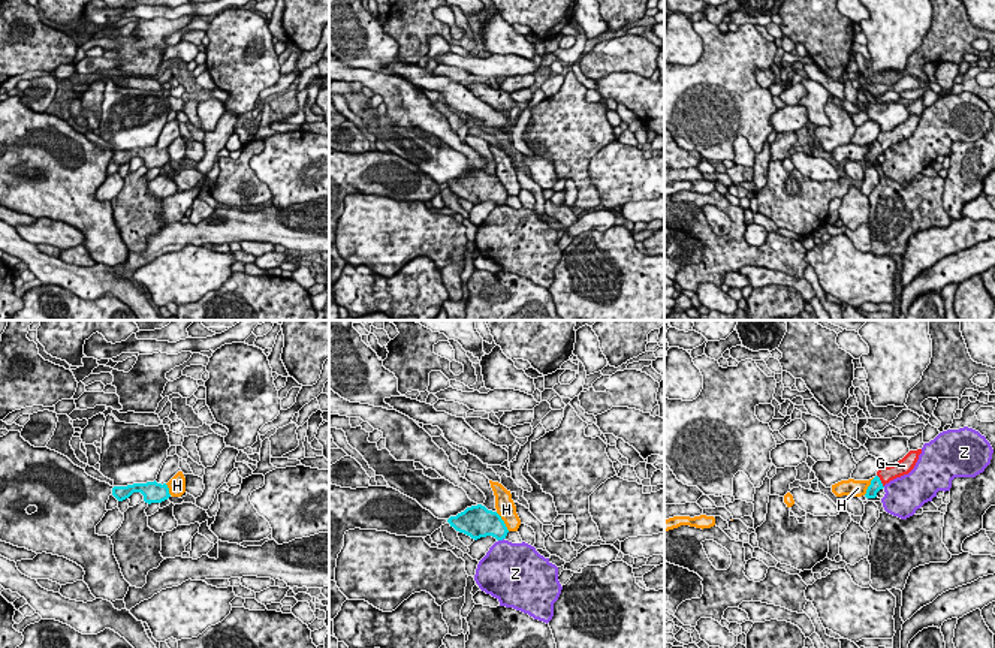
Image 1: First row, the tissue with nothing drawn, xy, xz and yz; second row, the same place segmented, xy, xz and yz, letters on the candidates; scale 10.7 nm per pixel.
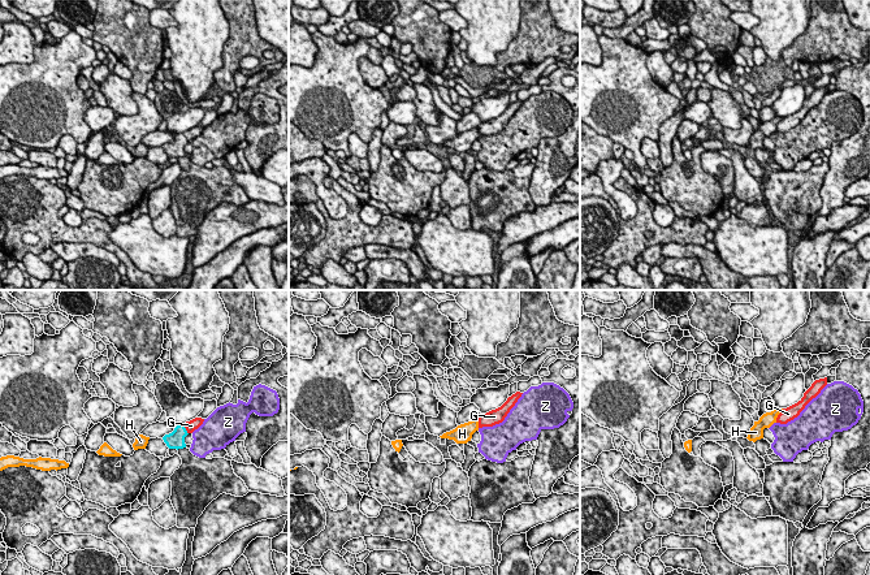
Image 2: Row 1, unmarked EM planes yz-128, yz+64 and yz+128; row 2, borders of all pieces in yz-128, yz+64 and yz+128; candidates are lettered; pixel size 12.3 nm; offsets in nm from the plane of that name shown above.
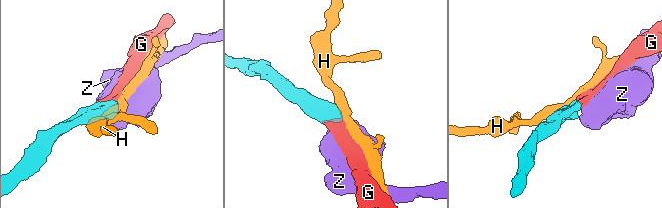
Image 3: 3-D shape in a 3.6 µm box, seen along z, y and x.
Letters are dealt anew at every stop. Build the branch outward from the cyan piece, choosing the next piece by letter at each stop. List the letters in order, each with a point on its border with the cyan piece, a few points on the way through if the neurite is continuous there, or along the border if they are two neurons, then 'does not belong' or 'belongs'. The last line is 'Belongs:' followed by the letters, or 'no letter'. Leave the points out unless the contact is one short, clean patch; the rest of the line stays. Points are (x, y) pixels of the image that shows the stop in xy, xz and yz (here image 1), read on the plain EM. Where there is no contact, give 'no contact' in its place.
G: contact yz (880, 145); way yz (876, 150), (880, 145), (898, 133); belongs
H: contact xz (503, 186); border xz (496, 177), (509, 195); does not belong
Z: contact xz (500, 204); border xz (503, 202), (498, 205); does not belong
Belongs: G

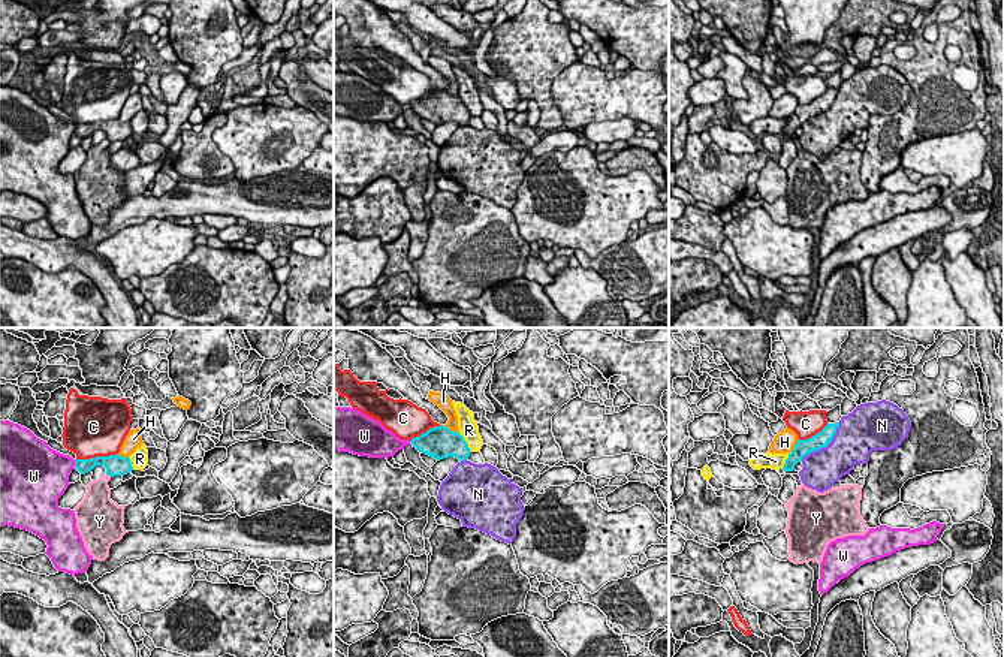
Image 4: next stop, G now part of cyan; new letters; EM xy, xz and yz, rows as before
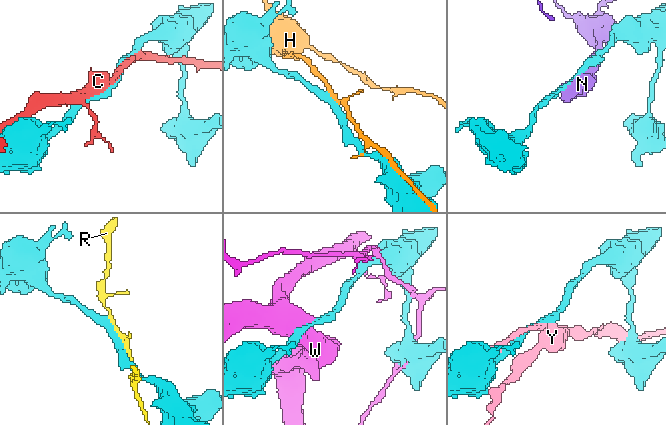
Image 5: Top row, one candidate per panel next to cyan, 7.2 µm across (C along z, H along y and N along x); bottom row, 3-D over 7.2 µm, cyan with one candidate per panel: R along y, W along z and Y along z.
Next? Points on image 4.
C: contact xy (96, 121); does not belong
H: contact xz (449, 95); border xz (443, 90), (458, 98); does not belong
N: contact yz (825, 111); does not belong
R: contact xz (466, 107); does not belong
W: contact xy (75, 127); does not belong
Y: contact xy (109, 139); does not belong
Belongs: no letter

